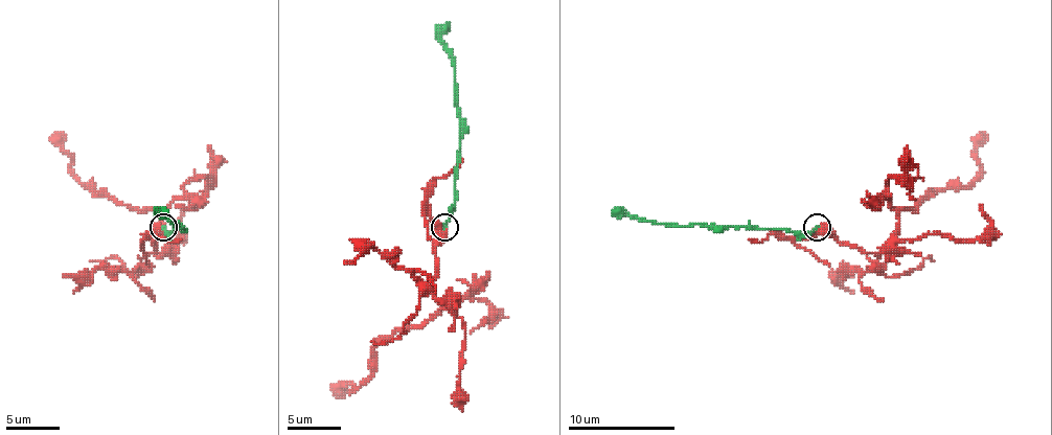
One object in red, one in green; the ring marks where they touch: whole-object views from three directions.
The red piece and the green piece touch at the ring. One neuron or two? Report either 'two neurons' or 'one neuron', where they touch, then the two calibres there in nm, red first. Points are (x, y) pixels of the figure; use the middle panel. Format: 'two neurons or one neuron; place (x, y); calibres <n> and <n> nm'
two neurons; place (444, 227); calibres 550 and 190 nm

